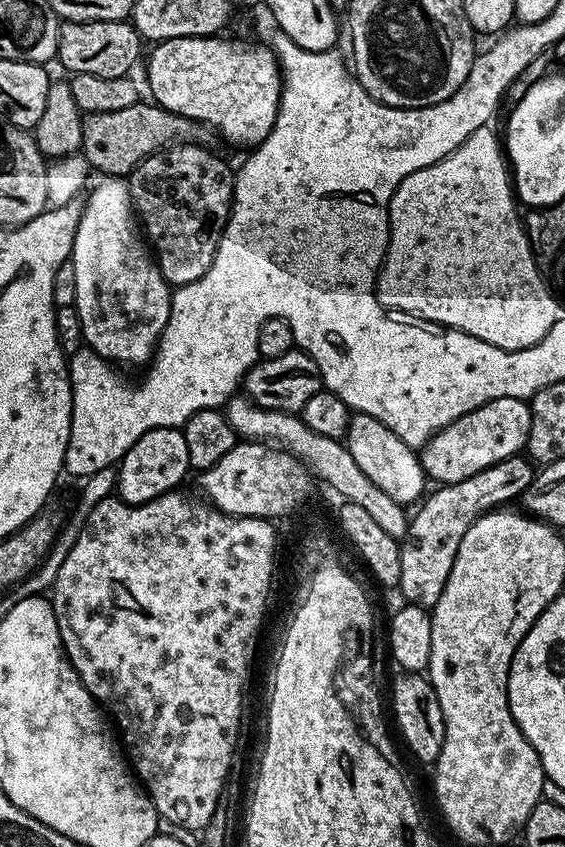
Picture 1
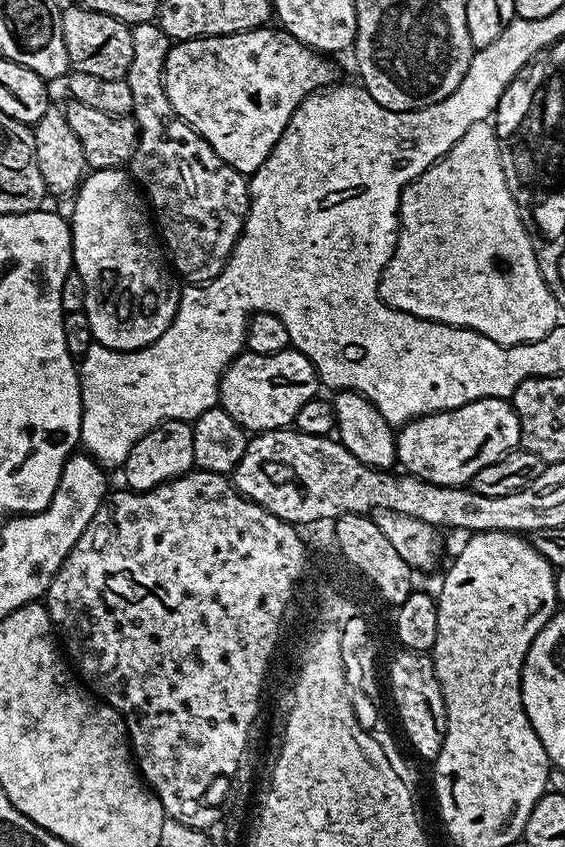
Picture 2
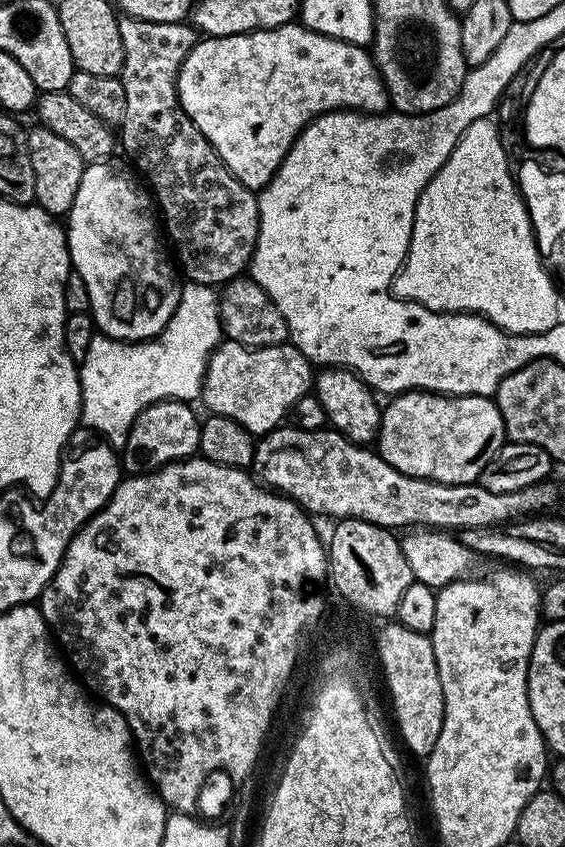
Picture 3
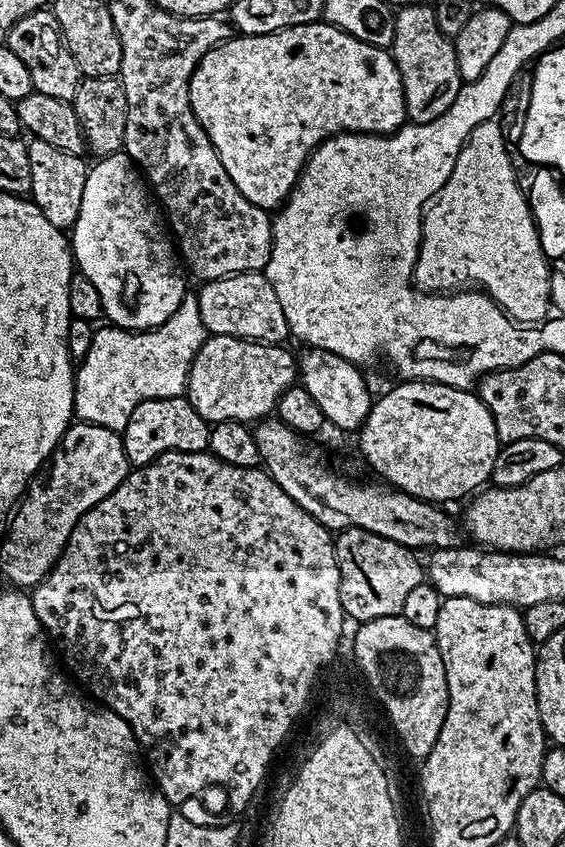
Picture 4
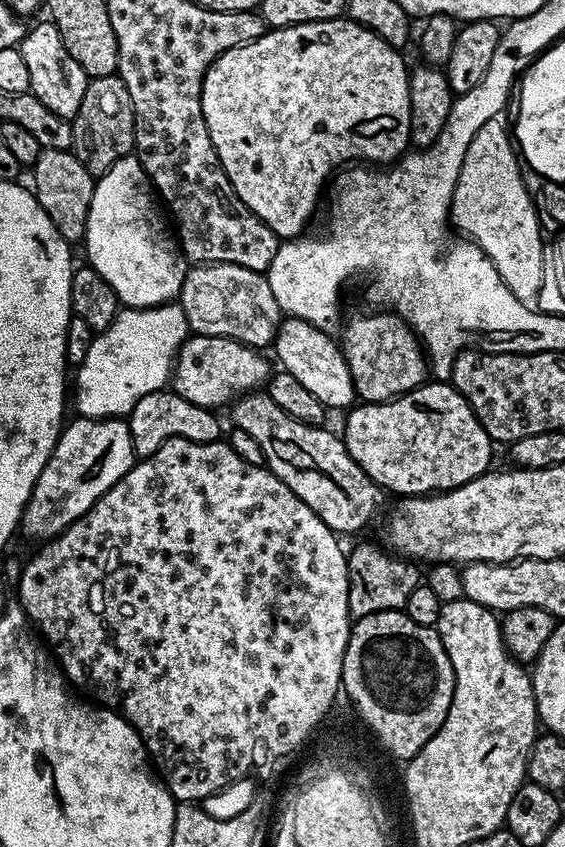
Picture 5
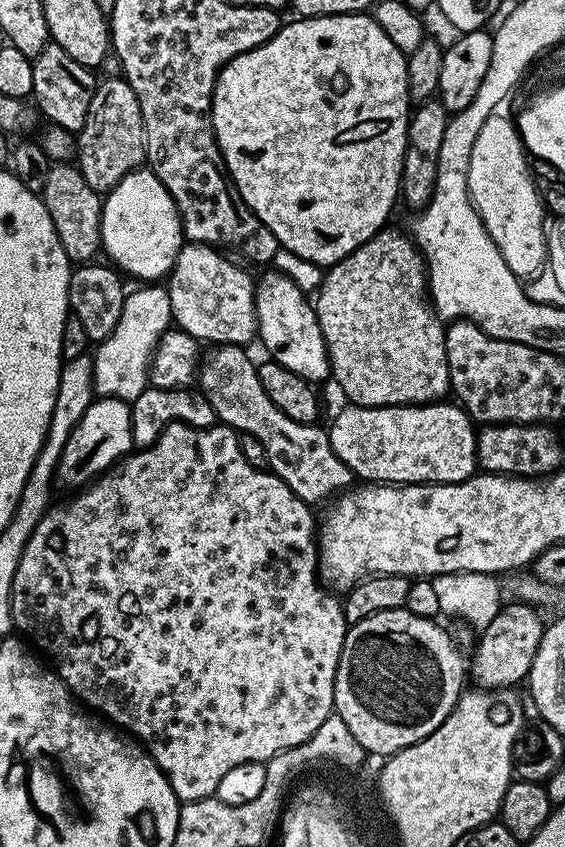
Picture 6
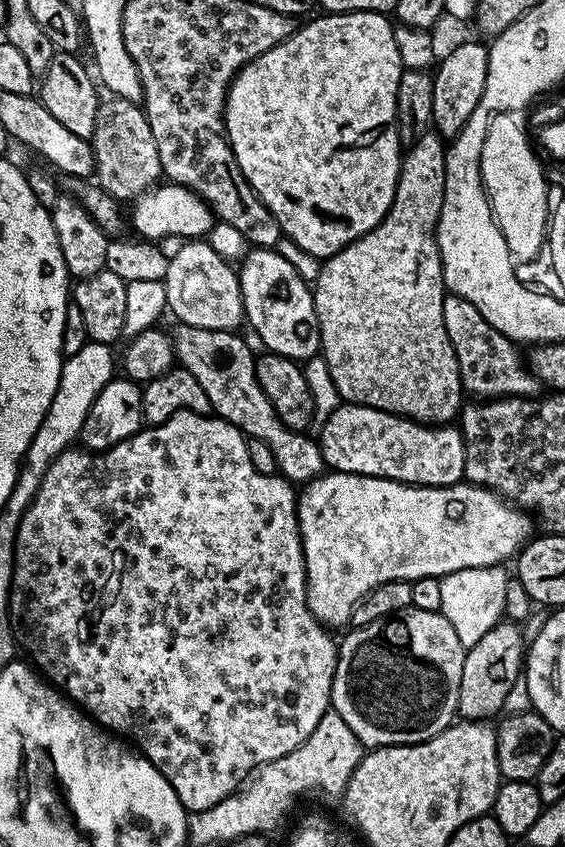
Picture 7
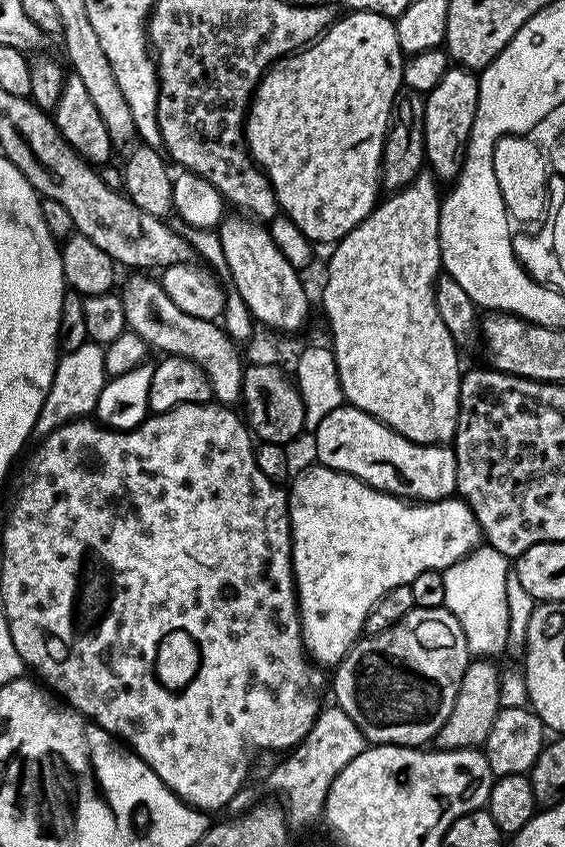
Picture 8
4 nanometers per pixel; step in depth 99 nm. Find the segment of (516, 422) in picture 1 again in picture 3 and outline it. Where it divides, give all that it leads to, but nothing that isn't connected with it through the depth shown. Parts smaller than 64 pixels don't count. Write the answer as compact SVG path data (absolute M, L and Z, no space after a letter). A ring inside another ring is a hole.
M401 392L389 400L380 413L378 451L407 476L439 484L475 484L506 443L502 414L489 397Z

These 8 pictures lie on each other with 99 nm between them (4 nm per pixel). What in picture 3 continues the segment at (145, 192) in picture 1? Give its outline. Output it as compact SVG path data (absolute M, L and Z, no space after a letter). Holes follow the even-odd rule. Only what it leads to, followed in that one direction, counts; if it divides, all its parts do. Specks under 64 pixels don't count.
M121 15L119 21L124 51L124 65L119 78L126 90L126 114L123 124L118 128L119 143L136 163L135 171L146 181L158 205L167 239L174 249L175 259L183 275L188 275L187 279L194 284L223 286L237 279L243 273L240 271L243 268L245 271L252 263L260 229L260 201L253 189L238 182L210 142L180 109L176 99L176 79L186 54L190 54L196 44L197 29L188 22L146 22L126 15Z

